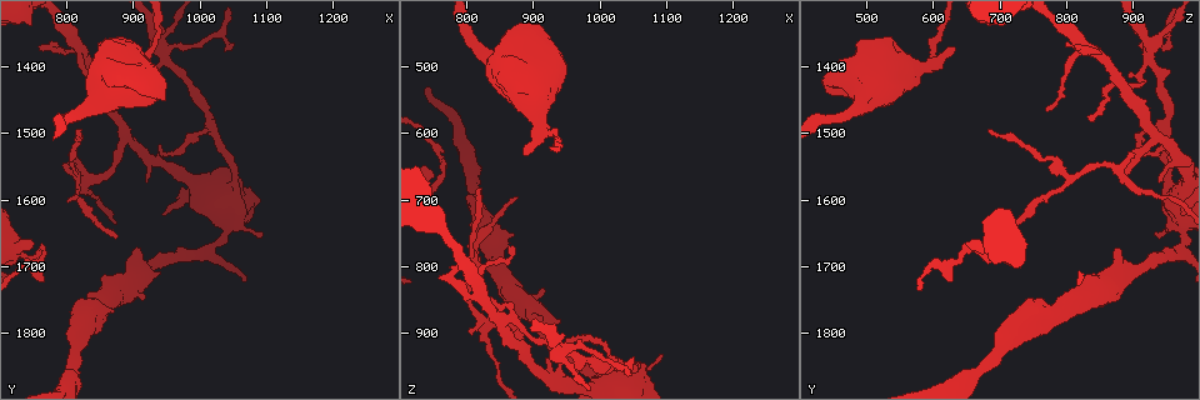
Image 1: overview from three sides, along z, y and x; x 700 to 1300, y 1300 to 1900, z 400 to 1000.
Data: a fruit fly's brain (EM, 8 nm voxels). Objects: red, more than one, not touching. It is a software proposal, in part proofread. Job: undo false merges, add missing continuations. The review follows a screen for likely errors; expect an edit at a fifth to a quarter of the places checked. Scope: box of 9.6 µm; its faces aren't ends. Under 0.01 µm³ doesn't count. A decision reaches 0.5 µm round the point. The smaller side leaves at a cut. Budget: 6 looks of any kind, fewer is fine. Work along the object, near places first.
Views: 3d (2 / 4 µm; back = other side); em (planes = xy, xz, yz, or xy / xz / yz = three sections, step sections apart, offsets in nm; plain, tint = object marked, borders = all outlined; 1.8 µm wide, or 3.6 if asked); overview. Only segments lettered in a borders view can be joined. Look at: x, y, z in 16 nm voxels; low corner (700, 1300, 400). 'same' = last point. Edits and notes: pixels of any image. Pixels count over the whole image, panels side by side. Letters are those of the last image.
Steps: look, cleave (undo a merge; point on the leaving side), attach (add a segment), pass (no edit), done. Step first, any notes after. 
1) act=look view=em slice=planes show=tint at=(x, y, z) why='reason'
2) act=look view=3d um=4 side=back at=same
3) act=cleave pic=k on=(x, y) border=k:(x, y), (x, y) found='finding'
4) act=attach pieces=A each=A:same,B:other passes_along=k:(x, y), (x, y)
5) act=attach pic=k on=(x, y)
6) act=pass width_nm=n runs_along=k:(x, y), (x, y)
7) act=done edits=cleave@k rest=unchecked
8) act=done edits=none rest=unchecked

act=look view=em slice=xy step=16 show=tint at=(765, 1675, 650) why='abrupt turn'

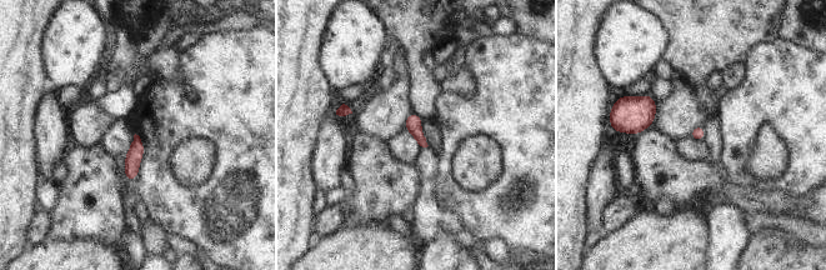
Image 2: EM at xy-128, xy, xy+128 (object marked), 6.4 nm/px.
act=look view=em slice=yz step=8 show=borders at=same why='cut it another way'

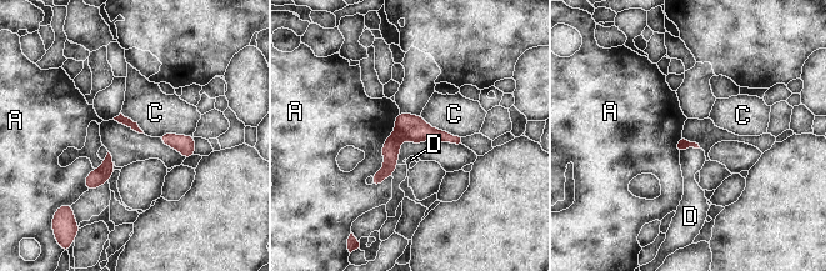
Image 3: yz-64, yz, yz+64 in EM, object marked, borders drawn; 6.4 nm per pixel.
act=attach pieces=D width_nm=60 each=A:other,C:other,D:same passes_along=3:(682, 144), (689, 146), (691, 160) found='the neuron continues'

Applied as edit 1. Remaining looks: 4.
act=look view=overview why='redraw'

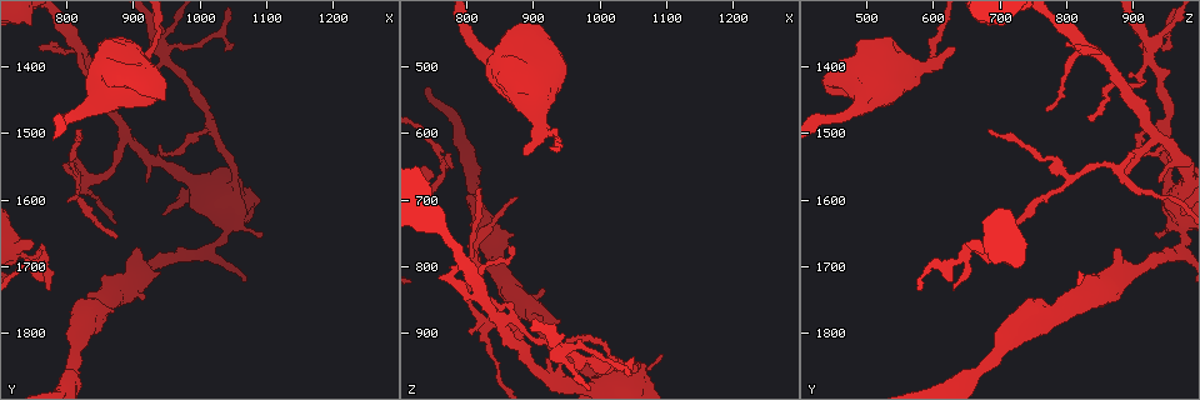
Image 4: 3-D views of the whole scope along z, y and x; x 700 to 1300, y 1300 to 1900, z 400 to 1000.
act=look view=em slice=planes show=tint at=(940, 1540, 970) why='branch point'

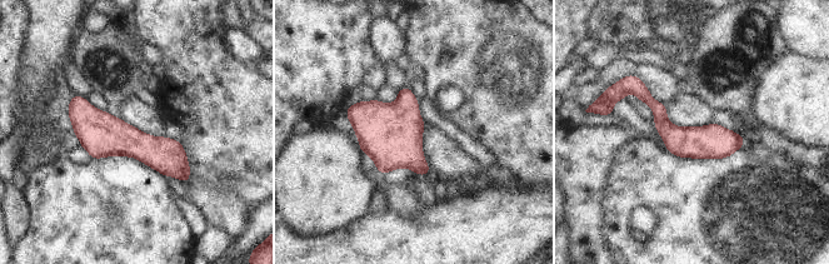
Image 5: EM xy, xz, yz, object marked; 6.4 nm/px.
act=look view=em slice=planes show=borders at=same

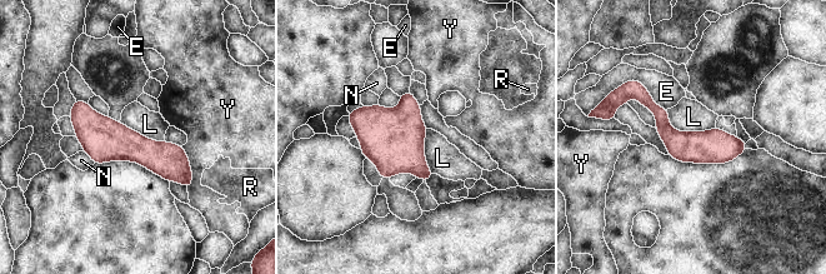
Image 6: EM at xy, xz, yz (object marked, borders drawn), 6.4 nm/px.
act=pass each=E:other,L:other,N:other,R:other,Y:other runs_along=6:(75, 105), (189, 182) found='all the same neuron'

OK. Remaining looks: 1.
act=done edits=attach@3 rest=unchecked

